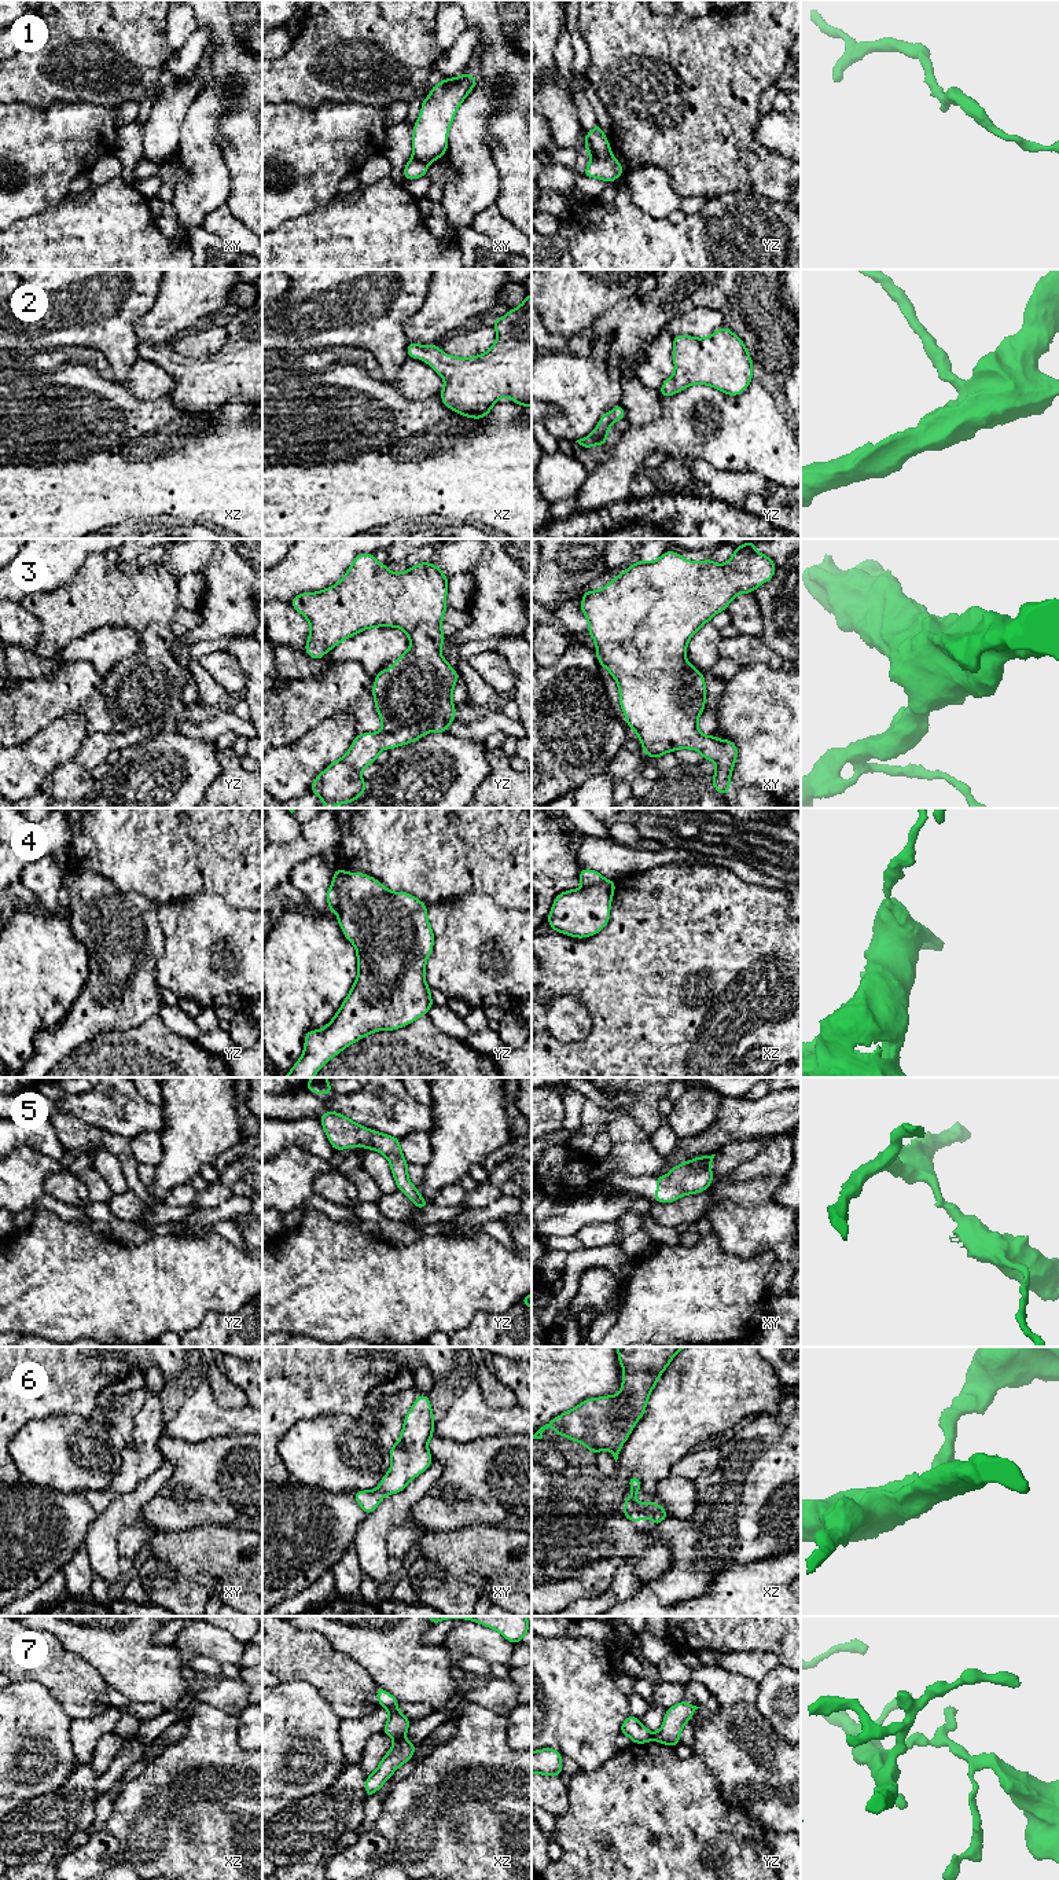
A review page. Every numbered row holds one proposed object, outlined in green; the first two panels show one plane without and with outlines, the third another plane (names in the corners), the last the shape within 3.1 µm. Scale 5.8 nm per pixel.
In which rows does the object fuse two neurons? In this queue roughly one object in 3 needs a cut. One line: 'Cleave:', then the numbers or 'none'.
Cleave: 1, 4, 7

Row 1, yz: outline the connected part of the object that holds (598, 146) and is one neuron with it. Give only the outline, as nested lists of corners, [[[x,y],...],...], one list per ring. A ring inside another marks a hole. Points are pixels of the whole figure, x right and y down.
[[[597,122],[589,133],[585,133],[584,144],[591,158],[604,159],[611,154],[610,143]]]

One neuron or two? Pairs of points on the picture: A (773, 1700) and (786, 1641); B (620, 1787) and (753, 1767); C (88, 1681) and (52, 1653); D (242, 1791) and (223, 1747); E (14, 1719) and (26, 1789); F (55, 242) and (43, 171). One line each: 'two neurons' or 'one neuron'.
A: two neurons
B: two neurons
C: one neuron
D: one neuron
E: one neuron
F: two neurons

